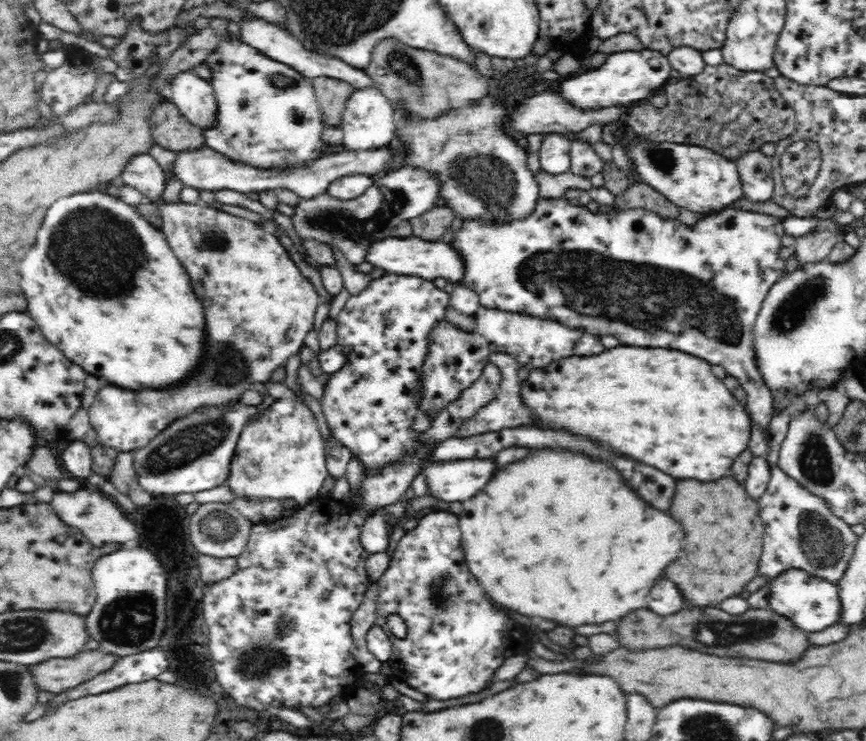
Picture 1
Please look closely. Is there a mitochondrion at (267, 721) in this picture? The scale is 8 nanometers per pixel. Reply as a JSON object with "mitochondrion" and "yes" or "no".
{"mitochondrion":"no"}

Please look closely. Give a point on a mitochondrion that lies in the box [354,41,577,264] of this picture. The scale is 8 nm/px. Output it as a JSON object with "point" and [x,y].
{"point":[491,181]}

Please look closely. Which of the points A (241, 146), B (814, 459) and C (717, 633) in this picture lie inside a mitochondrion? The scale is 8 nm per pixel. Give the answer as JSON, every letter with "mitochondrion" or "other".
{"A":"other","B":"mitochondrion","C":"mitochondrion"}

